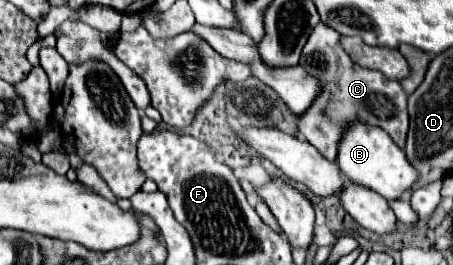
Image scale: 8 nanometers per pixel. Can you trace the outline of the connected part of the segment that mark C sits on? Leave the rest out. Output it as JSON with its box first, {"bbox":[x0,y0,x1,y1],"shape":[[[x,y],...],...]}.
{"bbox":[298,23,408,161],"shape":[[[318,23],[318,27],[312,31],[308,43],[302,49],[300,67],[304,67],[310,75],[320,77],[326,83],[322,95],[314,101],[314,107],[302,113],[302,119],[298,121],[300,133],[320,151],[320,155],[324,155],[328,161],[336,161],[338,139],[342,137],[342,129],[346,129],[346,123],[350,121],[362,121],[382,127],[392,137],[392,141],[400,149],[404,149],[408,133],[408,95],[402,91],[396,79],[388,79],[380,71],[362,69],[352,63],[352,59],[340,47],[338,31],[326,27],[324,23]]]}

